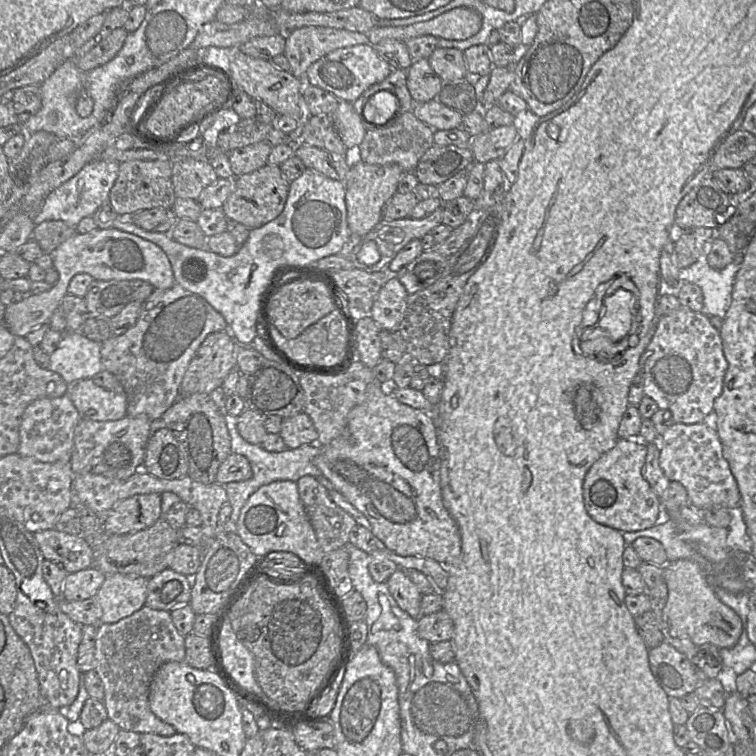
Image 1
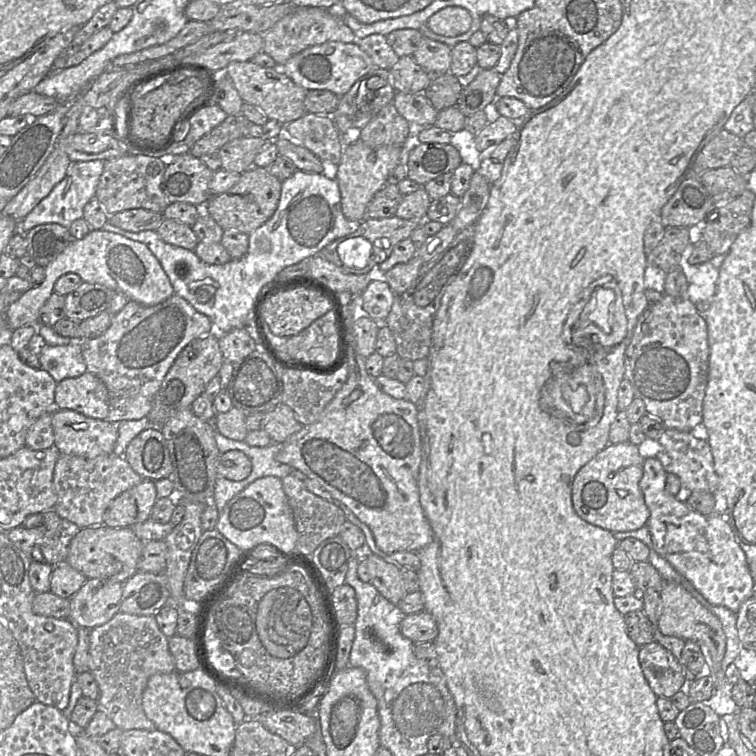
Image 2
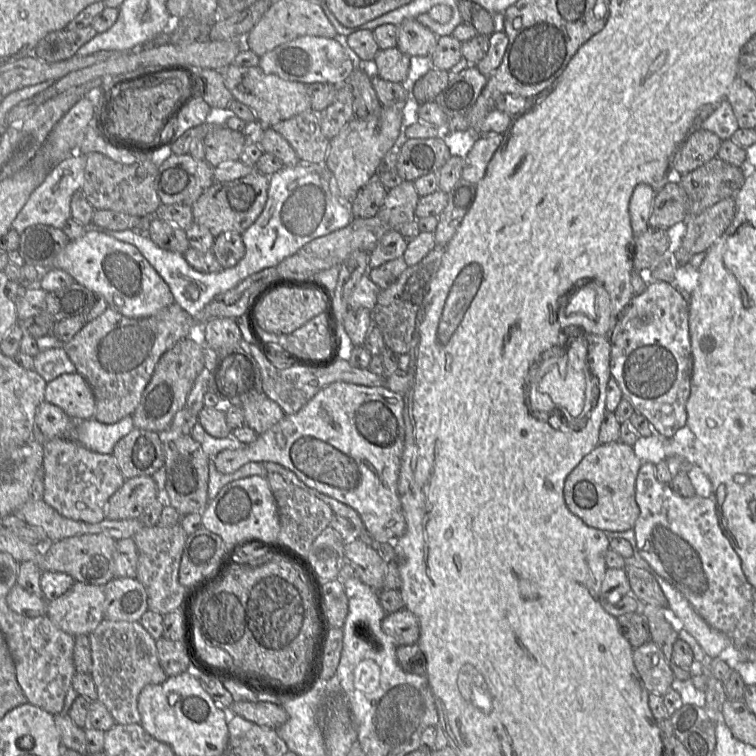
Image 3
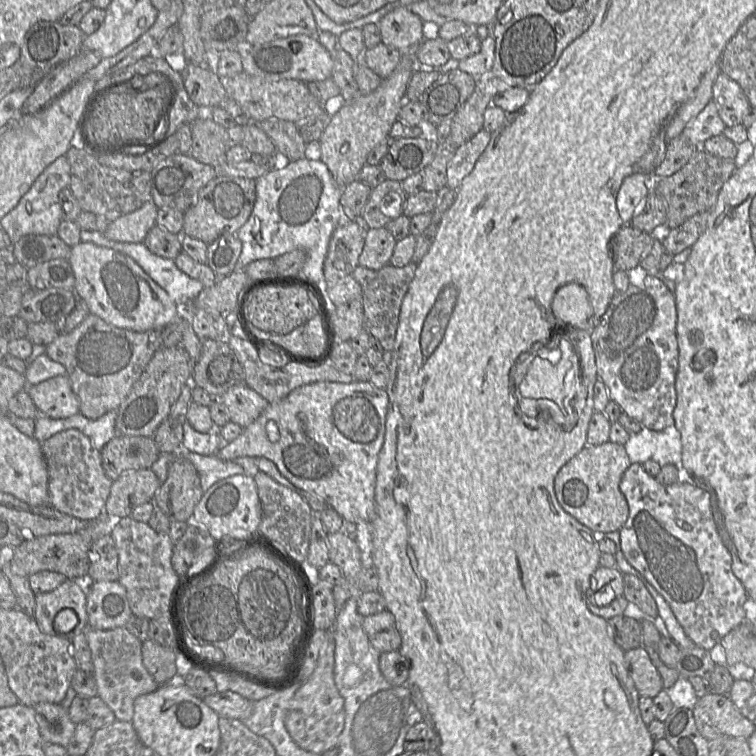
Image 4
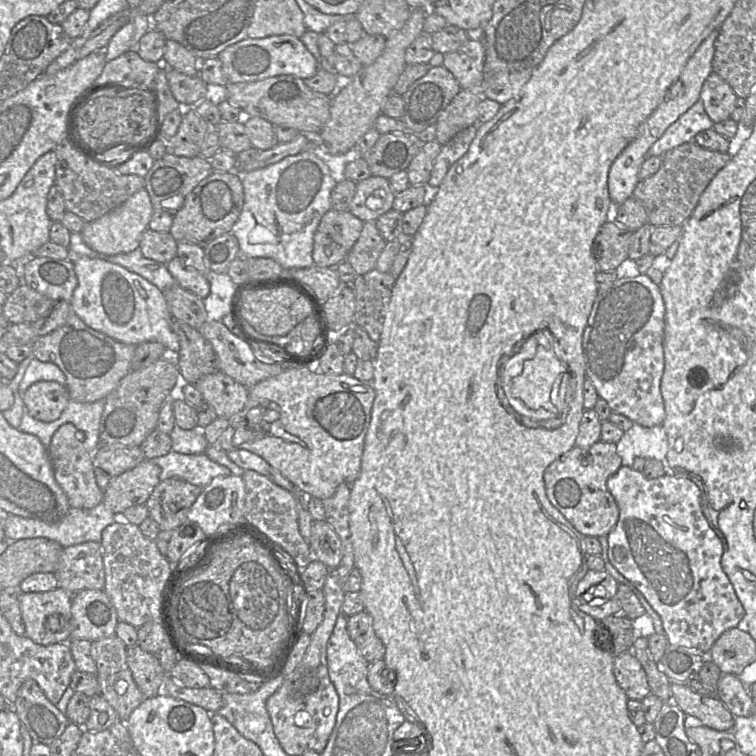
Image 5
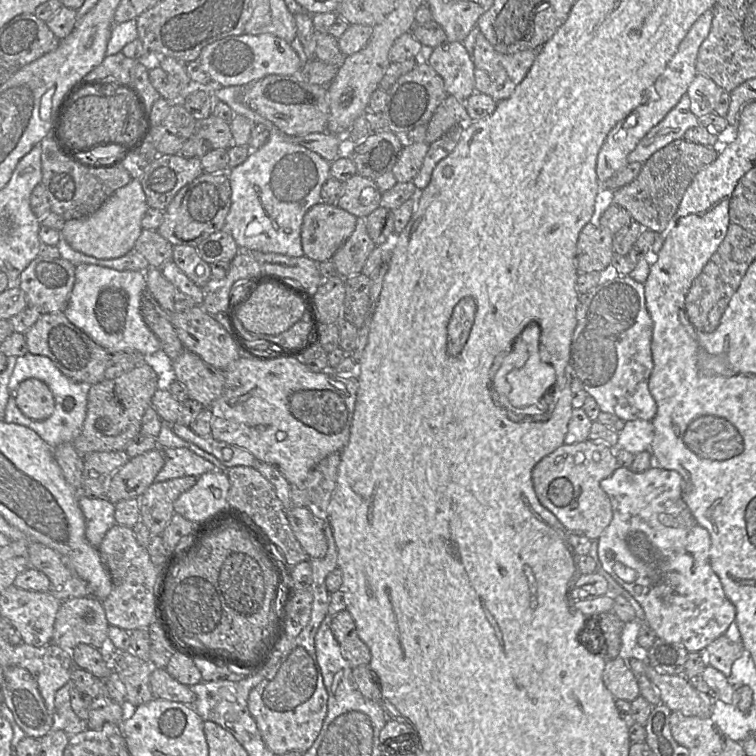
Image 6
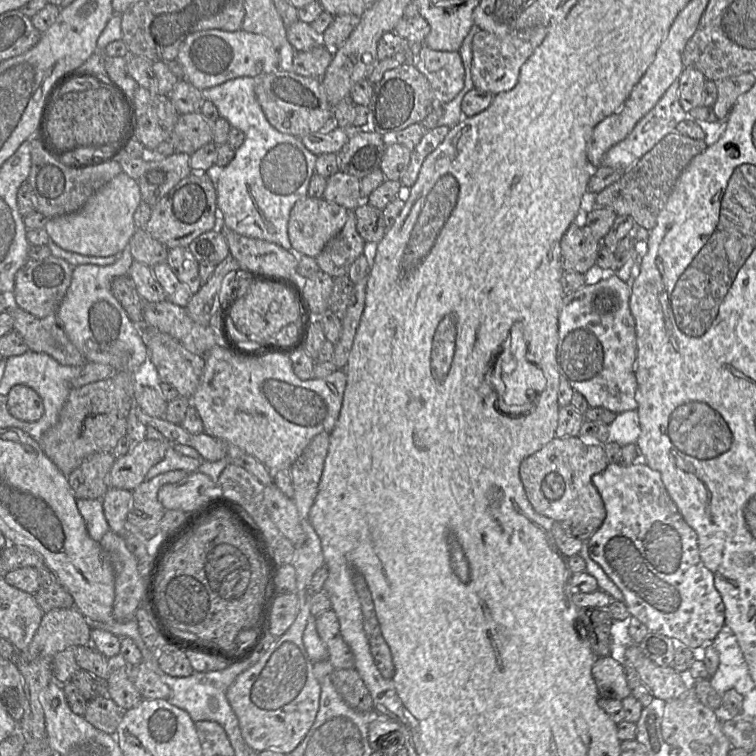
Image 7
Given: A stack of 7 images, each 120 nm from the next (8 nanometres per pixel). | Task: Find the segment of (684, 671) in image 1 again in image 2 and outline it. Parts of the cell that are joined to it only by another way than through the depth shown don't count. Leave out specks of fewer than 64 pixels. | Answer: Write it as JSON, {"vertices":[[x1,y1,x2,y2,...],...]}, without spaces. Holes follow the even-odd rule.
{"vertices":[[655,641,640,647,639,662,657,697,671,698,687,680,682,666,673,654]]}

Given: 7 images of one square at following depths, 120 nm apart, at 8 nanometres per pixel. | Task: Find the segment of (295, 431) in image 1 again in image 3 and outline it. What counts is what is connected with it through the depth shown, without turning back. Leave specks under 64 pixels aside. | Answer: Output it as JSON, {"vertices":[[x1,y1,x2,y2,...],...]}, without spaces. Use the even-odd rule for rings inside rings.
{"vertices":[[265,394,253,402,246,403,243,407,245,424,258,435,266,432,285,417,284,411]]}

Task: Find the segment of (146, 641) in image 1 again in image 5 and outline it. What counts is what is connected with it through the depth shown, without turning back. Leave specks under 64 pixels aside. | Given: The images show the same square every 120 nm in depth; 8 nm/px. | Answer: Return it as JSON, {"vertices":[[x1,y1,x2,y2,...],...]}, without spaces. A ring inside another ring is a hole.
{"vertices":[[116,635,92,642,101,694,126,722,146,697,135,683,127,664,127,646]]}

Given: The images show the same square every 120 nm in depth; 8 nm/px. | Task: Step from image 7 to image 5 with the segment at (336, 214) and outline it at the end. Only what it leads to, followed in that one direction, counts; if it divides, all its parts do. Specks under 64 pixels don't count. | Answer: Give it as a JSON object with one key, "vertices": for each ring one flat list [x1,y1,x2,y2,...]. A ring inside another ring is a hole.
{"vertices":[[327,211,322,216,313,237,314,264,335,268,345,261,361,234,363,223,349,211]]}

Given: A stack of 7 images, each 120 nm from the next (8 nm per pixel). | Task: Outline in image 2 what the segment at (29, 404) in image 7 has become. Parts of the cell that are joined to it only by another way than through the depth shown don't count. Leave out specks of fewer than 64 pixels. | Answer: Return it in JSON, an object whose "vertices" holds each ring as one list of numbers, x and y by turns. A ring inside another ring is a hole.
{"vertices":[[90,372,57,382,54,396,56,409,73,410,99,420,108,416,107,388,100,378]]}

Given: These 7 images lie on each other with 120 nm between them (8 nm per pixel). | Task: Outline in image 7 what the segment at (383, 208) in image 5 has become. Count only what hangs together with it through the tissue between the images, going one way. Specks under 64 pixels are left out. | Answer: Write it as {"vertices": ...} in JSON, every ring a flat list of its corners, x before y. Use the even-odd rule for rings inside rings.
{"vertices":[[341,171,327,178,323,198,348,210,355,210,361,203,366,202,361,195,360,179]]}

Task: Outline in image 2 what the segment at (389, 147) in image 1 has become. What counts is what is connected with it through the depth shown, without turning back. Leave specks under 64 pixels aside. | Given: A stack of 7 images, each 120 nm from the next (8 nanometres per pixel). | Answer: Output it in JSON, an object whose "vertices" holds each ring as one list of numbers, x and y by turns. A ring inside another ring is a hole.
{"vertices":[[386,104,359,131,359,138,369,147,401,146,408,137,408,121,403,118,393,104]]}

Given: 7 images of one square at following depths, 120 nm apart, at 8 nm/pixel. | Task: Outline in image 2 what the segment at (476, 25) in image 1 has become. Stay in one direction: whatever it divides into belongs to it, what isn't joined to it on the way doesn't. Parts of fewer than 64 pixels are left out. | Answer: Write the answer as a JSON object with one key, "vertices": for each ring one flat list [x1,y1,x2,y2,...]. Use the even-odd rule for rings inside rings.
{"vertices":[[458,6,443,8,429,17,426,25,439,35,455,37,467,32,471,26,470,13]]}

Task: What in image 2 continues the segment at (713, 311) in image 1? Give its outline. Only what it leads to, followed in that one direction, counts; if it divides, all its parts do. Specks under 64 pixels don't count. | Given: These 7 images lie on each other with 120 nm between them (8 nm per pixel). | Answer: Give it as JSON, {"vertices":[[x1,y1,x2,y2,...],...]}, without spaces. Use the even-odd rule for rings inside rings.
{"vertices":[[683,259,679,269,688,281,687,298,701,314,716,292,720,266,710,262,691,264,687,259]]}

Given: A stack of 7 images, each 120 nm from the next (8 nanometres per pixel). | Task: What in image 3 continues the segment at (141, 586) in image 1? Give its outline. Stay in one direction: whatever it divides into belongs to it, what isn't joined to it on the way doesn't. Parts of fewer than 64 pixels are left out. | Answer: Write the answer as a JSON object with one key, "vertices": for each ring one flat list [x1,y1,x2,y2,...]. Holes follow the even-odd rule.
{"vertices":[[75,581,63,595,47,602,46,615,73,637,88,635,104,619,104,602,103,586]]}

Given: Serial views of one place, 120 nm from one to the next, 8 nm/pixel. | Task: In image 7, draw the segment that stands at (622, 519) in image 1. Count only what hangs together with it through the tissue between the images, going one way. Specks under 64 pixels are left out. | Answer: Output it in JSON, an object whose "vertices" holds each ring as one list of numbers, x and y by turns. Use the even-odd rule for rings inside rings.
{"vertices":[[555,437,542,449,524,459,519,474,534,510,554,521,570,526,573,536,583,542,599,529,606,517,603,500,592,483,592,476,608,466,601,443,577,437]]}

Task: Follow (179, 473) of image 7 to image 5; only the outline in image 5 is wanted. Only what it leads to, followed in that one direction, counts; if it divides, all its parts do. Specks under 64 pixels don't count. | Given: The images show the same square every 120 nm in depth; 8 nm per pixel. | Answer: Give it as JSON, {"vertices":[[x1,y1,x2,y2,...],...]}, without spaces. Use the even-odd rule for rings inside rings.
{"vertices":[[184,480,160,481,146,501,151,517,160,531,173,530,187,519,187,513,203,488]]}

